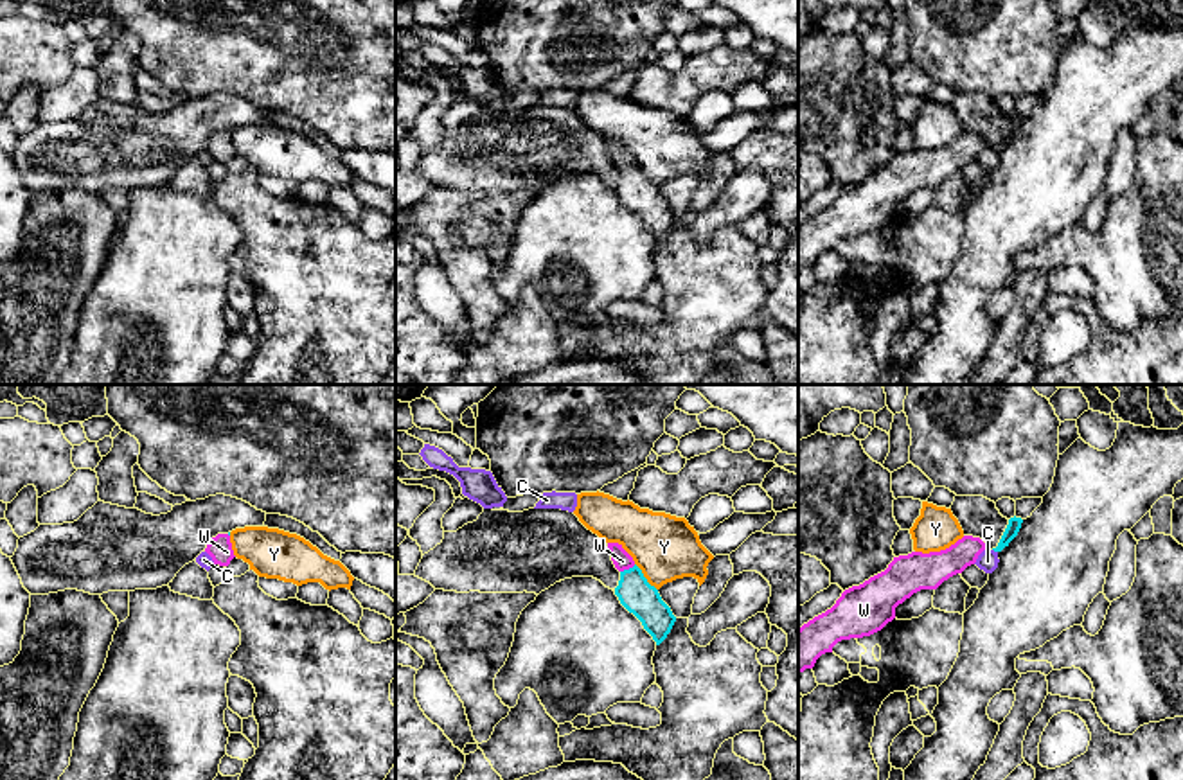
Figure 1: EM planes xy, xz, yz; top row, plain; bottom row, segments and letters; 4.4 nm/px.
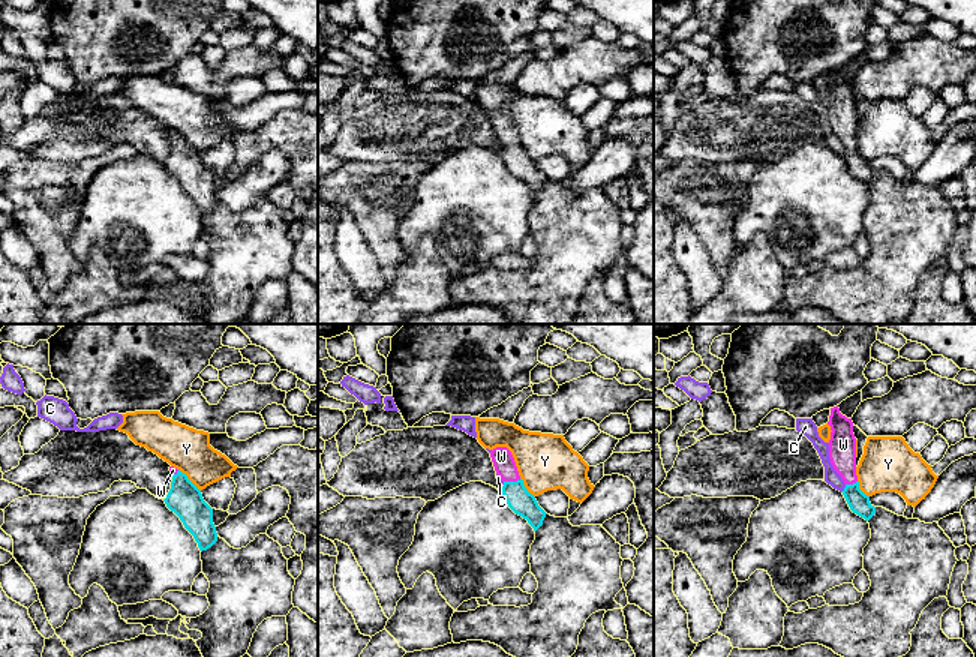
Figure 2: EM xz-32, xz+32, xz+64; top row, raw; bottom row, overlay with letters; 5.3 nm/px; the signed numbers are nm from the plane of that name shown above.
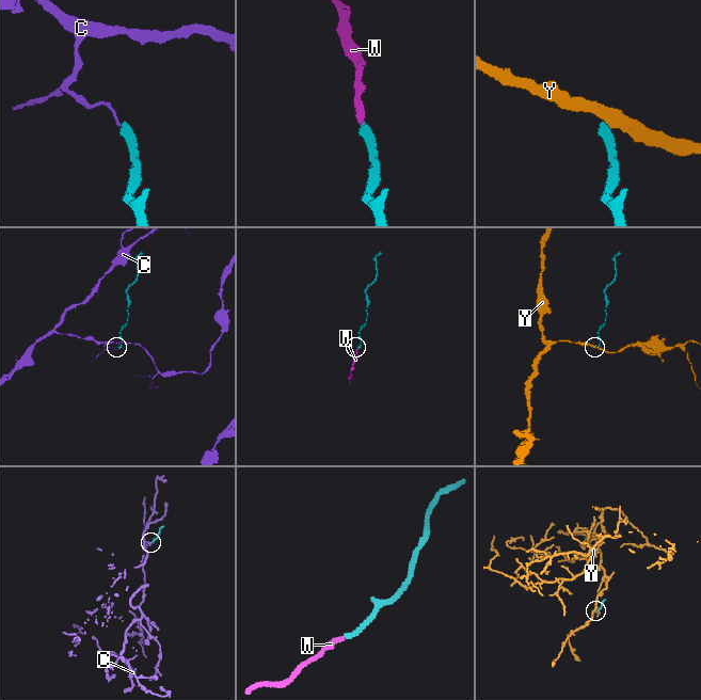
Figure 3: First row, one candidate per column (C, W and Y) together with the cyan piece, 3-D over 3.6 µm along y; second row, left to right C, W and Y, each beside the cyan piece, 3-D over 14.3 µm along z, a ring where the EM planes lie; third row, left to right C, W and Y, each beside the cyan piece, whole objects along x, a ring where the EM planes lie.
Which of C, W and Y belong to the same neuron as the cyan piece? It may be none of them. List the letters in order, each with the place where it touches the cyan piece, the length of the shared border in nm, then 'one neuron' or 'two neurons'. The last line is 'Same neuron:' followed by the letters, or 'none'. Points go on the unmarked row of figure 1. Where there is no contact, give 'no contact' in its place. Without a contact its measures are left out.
C: contact yz (995, 148); length 30 nm; two neurons
W: contact xz (630, 166); length 80 nm; one neuron
Y: contact xz (644, 175); length 160 nm; two neurons
Same neuron: W

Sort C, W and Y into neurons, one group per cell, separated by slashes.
C / W / Y

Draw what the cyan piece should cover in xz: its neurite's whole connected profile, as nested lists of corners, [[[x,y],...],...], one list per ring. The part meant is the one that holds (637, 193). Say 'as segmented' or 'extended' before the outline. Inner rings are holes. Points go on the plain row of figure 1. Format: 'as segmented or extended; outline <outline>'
extended; outline [[[608,140],[608,146],[615,165],[620,169],[615,192],[620,201],[642,219],[656,243],[660,243],[671,230],[676,214],[662,198],[658,187],[647,180],[642,167],[622,142]]]

